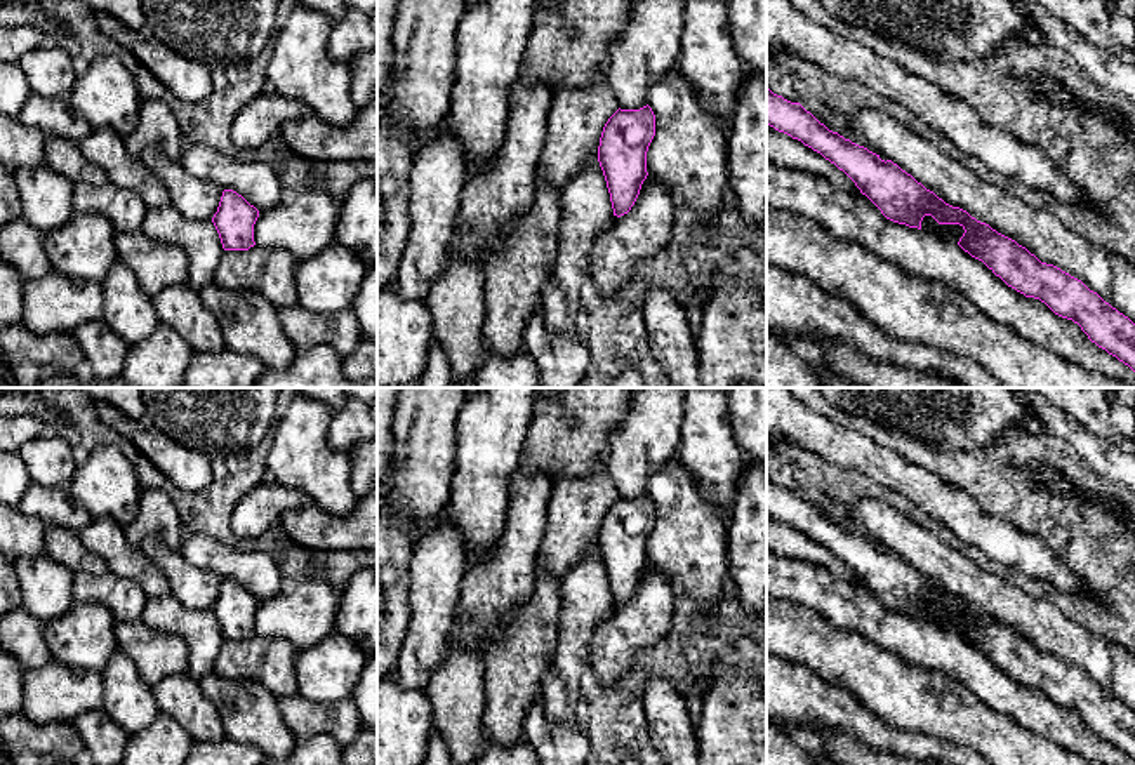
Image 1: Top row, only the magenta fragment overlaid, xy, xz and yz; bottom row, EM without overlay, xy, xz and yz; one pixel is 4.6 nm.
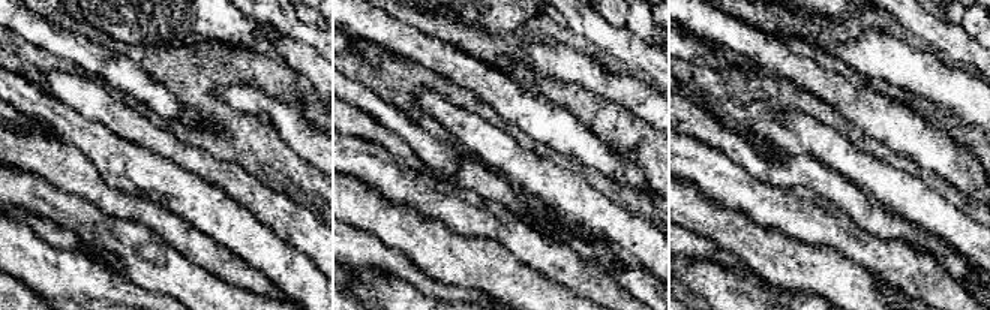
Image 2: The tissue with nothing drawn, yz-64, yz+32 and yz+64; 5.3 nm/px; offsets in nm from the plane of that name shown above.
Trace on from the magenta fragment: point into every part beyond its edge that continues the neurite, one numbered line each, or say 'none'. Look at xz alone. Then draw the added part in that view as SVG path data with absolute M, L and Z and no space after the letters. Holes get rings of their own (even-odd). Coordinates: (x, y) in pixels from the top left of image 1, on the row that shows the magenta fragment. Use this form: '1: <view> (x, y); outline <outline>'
1: xz (643, 233); outline M650 174L641 184L631 210L621 217L612 216L608 228L594 240L589 275L601 296L612 296L638 271L638 264L659 257L673 236L674 205L673 195Z

